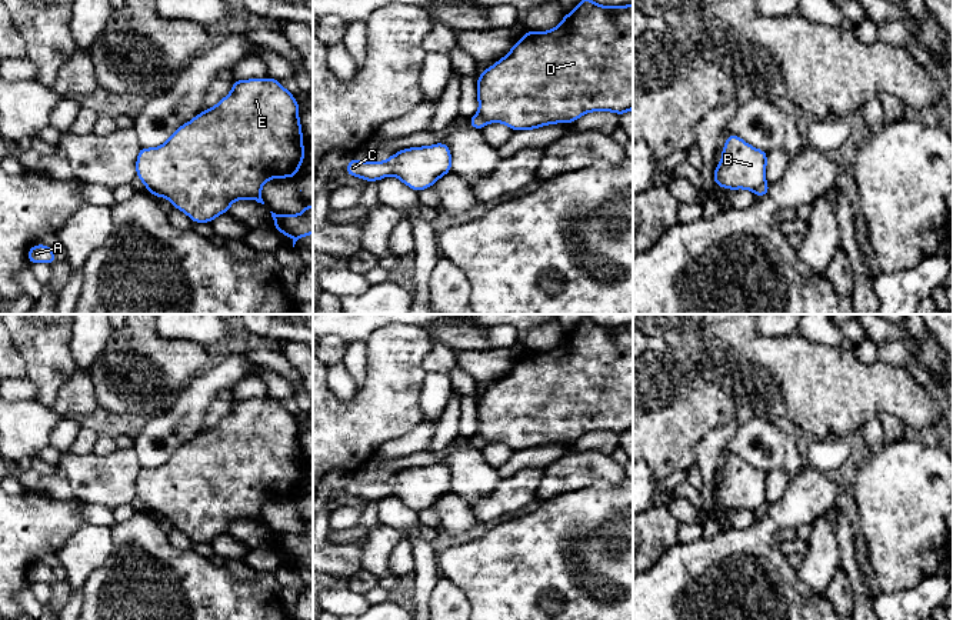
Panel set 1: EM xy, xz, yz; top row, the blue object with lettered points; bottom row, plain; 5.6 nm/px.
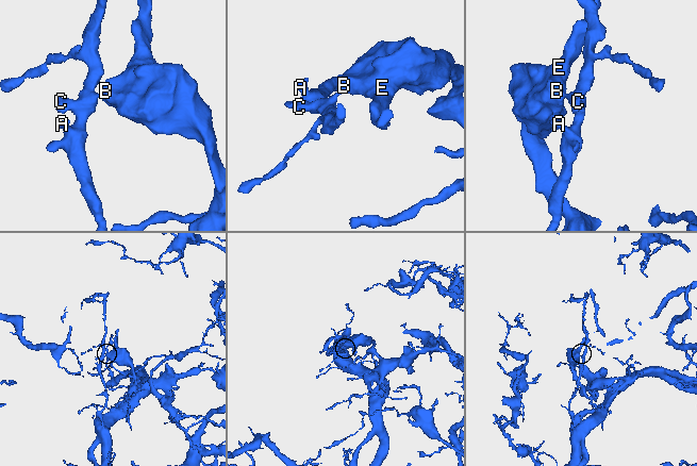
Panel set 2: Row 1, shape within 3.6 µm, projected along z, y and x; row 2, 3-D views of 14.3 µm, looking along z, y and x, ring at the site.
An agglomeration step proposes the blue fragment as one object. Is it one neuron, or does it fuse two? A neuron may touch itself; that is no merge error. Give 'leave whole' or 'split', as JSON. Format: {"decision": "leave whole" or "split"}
{"decision": "split"}

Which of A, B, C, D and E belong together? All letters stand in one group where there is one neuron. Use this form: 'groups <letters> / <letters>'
groups A C / B D E

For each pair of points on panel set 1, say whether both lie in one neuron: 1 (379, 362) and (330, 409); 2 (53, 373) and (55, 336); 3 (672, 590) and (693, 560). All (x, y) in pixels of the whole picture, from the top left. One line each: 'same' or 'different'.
1: same
2: same
3: same

